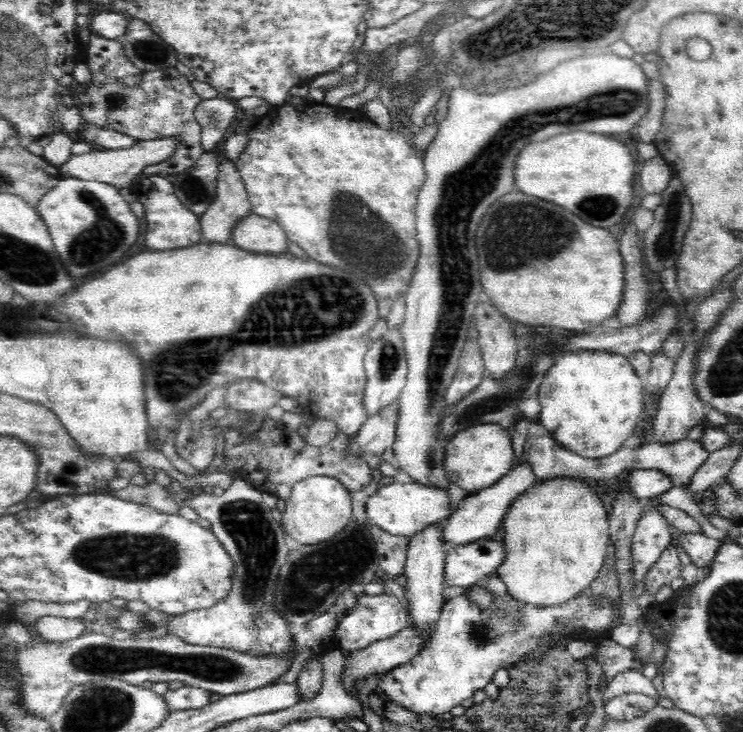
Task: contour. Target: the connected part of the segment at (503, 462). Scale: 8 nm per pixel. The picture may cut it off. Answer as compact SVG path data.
M498 423L479 424L458 432L448 440L444 469L450 482L469 493L497 483L514 466L512 431Z

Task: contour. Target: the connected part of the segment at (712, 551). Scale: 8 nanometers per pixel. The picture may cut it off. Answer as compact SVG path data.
M673 527L670 531L672 531L672 539L679 540L679 544L683 546L686 554L690 556L692 562L697 567L703 567L713 562L713 558L723 543L718 539L704 535L703 532L690 532L690 534L686 534Z

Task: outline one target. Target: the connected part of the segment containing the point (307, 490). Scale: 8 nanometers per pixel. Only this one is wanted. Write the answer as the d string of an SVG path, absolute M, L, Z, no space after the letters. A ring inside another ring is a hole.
M314 474L310 478L297 482L291 490L290 498L285 501L282 513L282 530L288 538L294 539L302 546L322 543L328 540L346 526L352 518L351 492L329 476Z

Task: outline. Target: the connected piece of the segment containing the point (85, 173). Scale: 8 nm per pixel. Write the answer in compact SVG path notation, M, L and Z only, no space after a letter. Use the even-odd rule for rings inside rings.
M162 138L137 141L132 148L116 148L116 150L98 148L94 152L88 152L88 154L72 154L59 168L63 175L108 183L123 188L130 186L138 175L143 174L145 167L153 166L170 158L174 154L174 148L178 148L178 139Z

